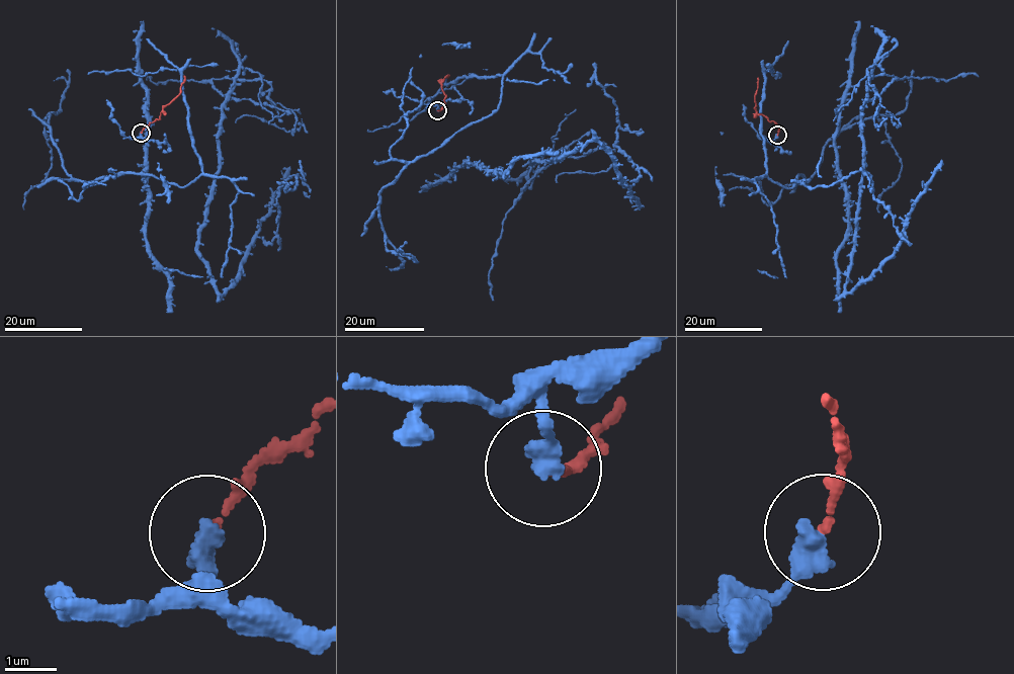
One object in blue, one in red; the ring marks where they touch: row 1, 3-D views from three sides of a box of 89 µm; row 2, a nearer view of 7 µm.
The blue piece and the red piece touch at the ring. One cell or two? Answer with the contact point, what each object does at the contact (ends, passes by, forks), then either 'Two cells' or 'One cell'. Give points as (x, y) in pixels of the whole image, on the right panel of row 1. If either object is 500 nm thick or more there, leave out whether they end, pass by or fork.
Place: (777, 135). At the ring blue ends. At the ring red ends. Two cells

